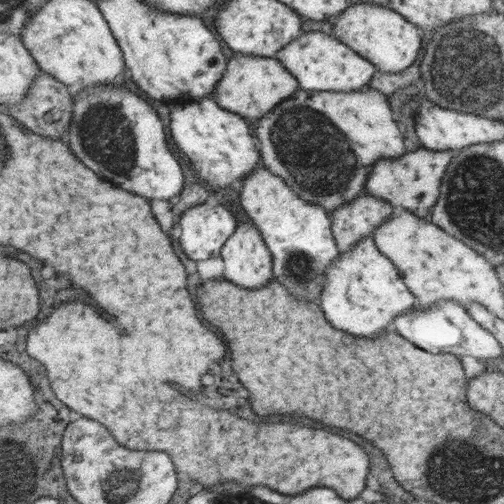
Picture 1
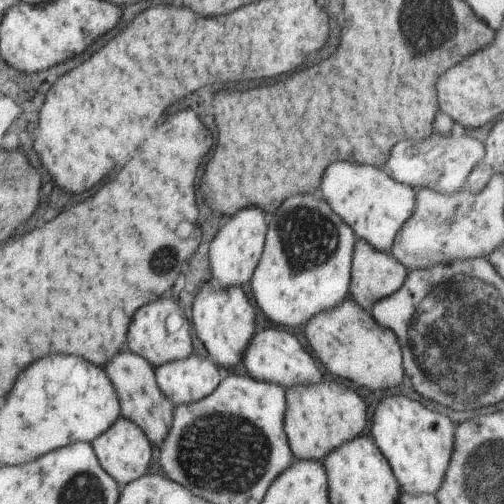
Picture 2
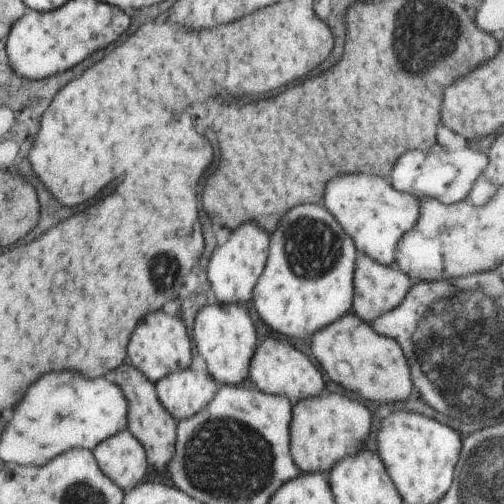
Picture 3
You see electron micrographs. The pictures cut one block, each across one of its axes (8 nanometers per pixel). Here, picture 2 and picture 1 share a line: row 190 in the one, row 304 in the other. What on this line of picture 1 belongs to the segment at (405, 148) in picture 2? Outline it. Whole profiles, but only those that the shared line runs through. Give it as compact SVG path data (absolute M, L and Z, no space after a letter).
M441 300L429 308L415 306L413 310L395 316L391 328L405 340L411 340L411 344L415 344L417 348L423 348L425 352L431 352L431 354L447 354L449 352L457 358L471 356L477 360L497 358L503 354L495 336L491 332L487 332L485 328L479 328L471 320L471 312L453 300Z

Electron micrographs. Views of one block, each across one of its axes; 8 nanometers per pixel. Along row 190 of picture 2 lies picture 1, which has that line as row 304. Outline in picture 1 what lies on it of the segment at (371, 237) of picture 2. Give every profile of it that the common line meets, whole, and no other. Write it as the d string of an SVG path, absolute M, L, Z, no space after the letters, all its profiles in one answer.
M371 236L357 242L357 246L349 252L339 252L337 260L327 270L327 282L323 292L323 308L327 312L327 320L335 324L335 328L363 338L373 338L381 334L381 330L391 328L395 316L405 314L417 306L415 296L401 280L395 264L379 252L375 240Z

